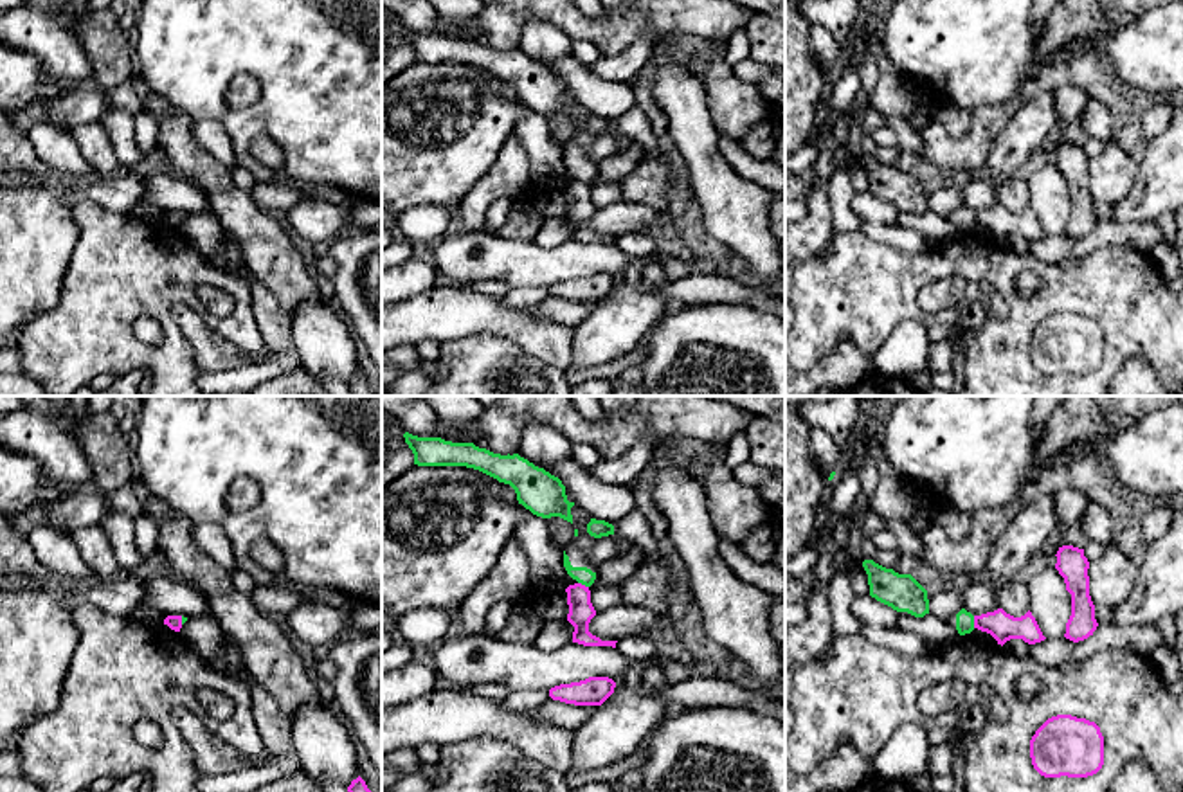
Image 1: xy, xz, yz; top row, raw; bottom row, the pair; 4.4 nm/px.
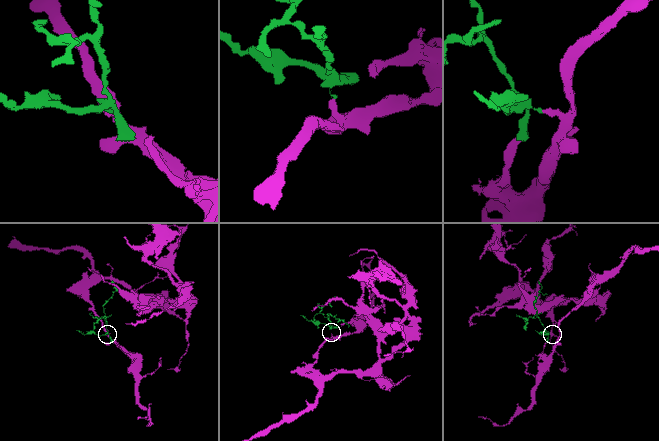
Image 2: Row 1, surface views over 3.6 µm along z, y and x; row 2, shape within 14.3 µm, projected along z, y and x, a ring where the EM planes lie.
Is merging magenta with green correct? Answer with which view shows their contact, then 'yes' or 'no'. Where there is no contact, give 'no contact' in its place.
contact in yz; no

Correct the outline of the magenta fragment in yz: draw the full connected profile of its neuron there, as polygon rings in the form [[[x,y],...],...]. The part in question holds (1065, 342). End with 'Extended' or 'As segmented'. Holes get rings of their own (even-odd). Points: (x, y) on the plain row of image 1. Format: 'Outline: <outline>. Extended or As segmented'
Outline: [[[1057,311],[1032,333],[1030,355],[1044,374],[1088,374],[1104,362],[1104,333],[1095,319]]]. As segmented

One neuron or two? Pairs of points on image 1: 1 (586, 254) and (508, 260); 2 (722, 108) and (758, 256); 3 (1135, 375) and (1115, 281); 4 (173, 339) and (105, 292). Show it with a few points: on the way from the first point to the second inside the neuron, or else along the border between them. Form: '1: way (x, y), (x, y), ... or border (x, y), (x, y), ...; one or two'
1: way (566, 260), (528, 260); one
2: border (706, 94), (710, 119), (721, 134); two
3: border (1158, 375), (1142, 357), (1131, 357), (1113, 377); two
4: way (166, 319), (139, 292), (125, 292); one

